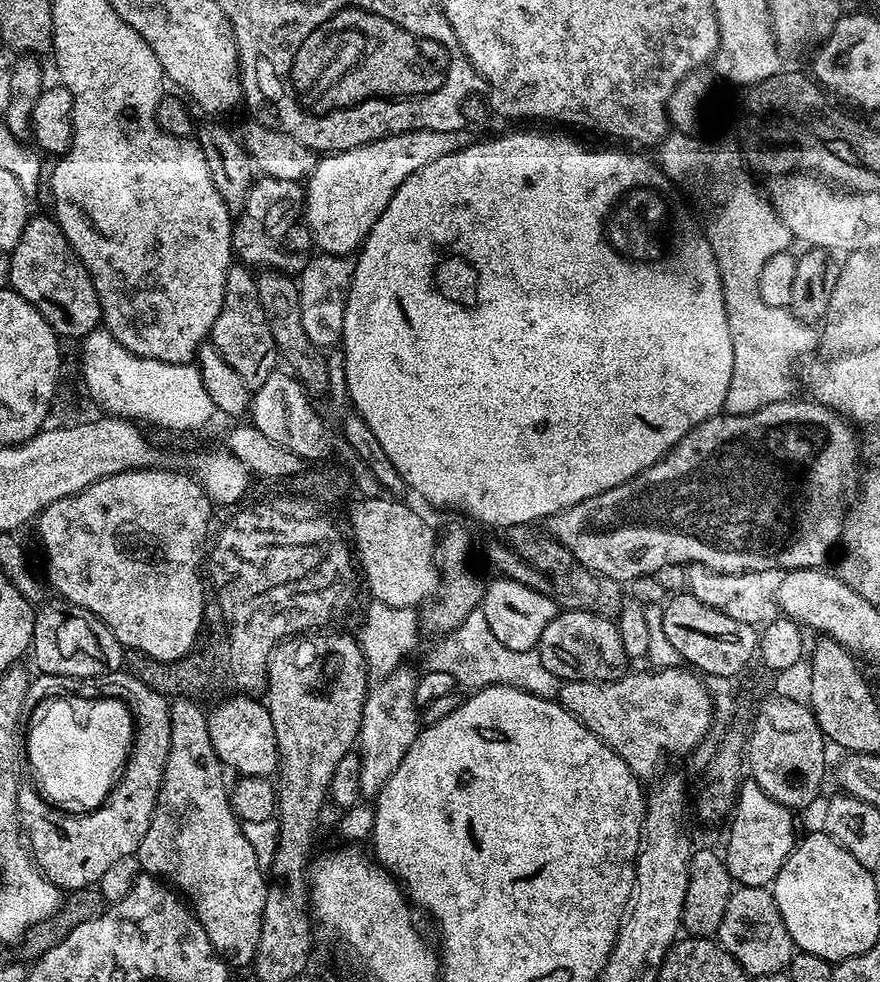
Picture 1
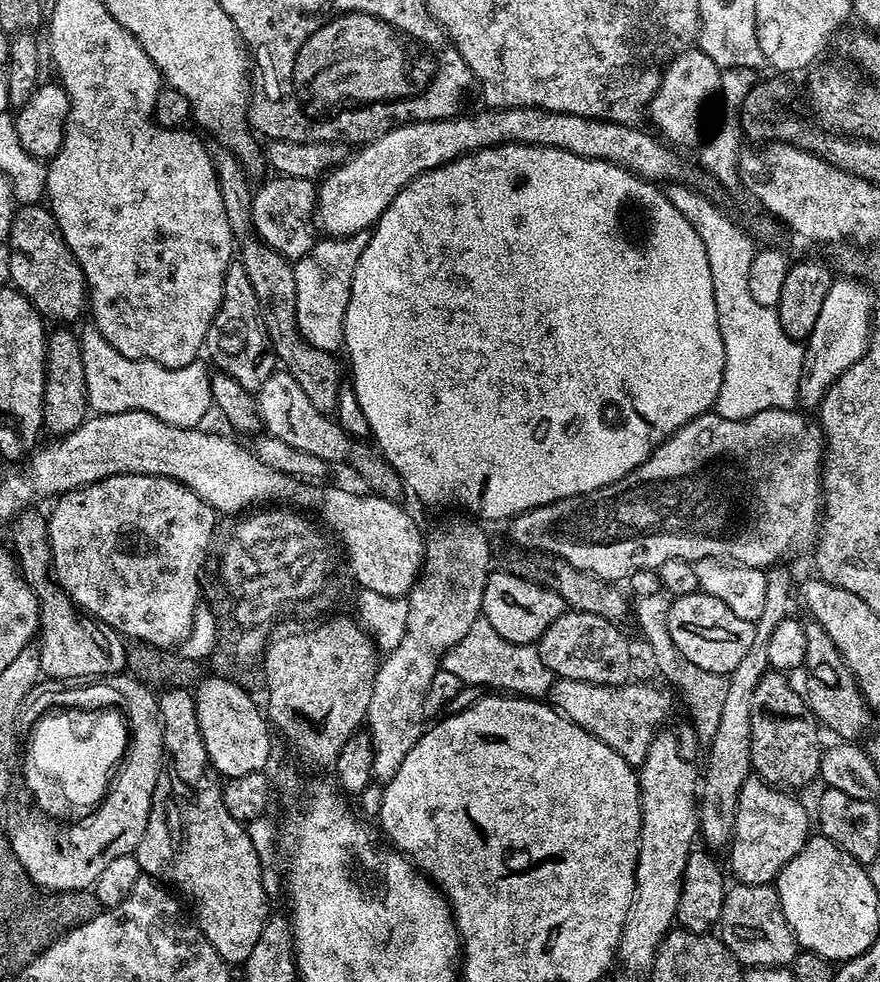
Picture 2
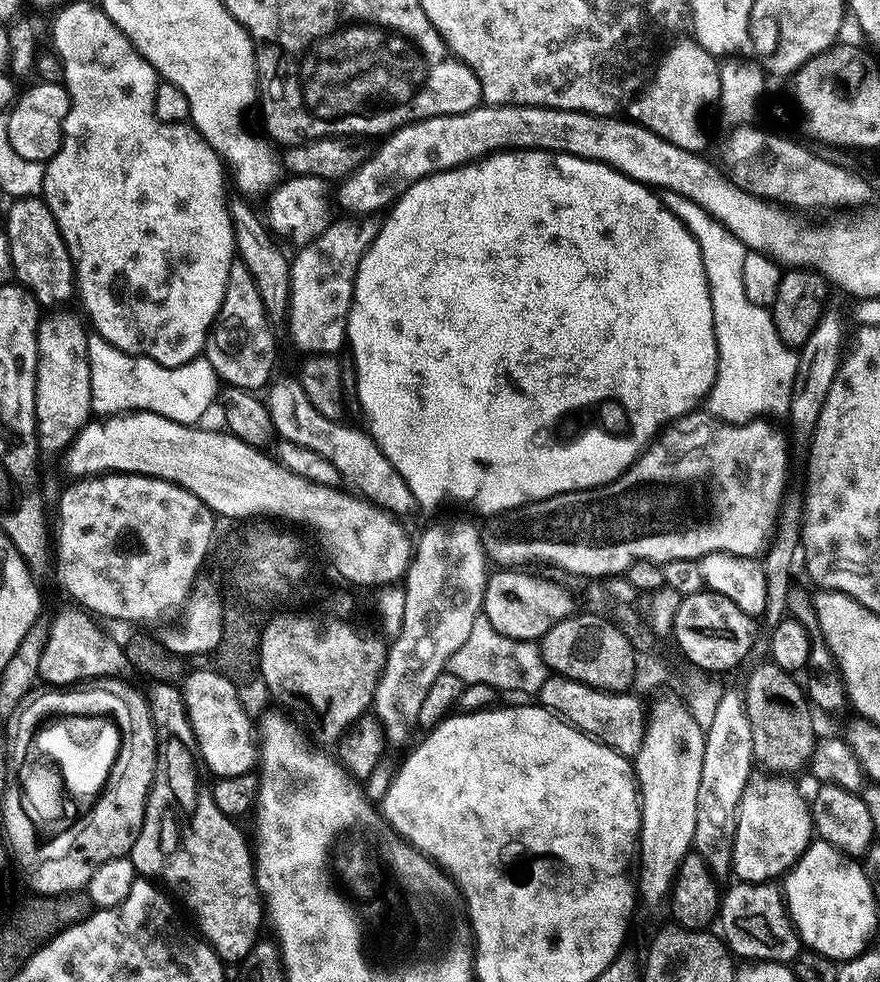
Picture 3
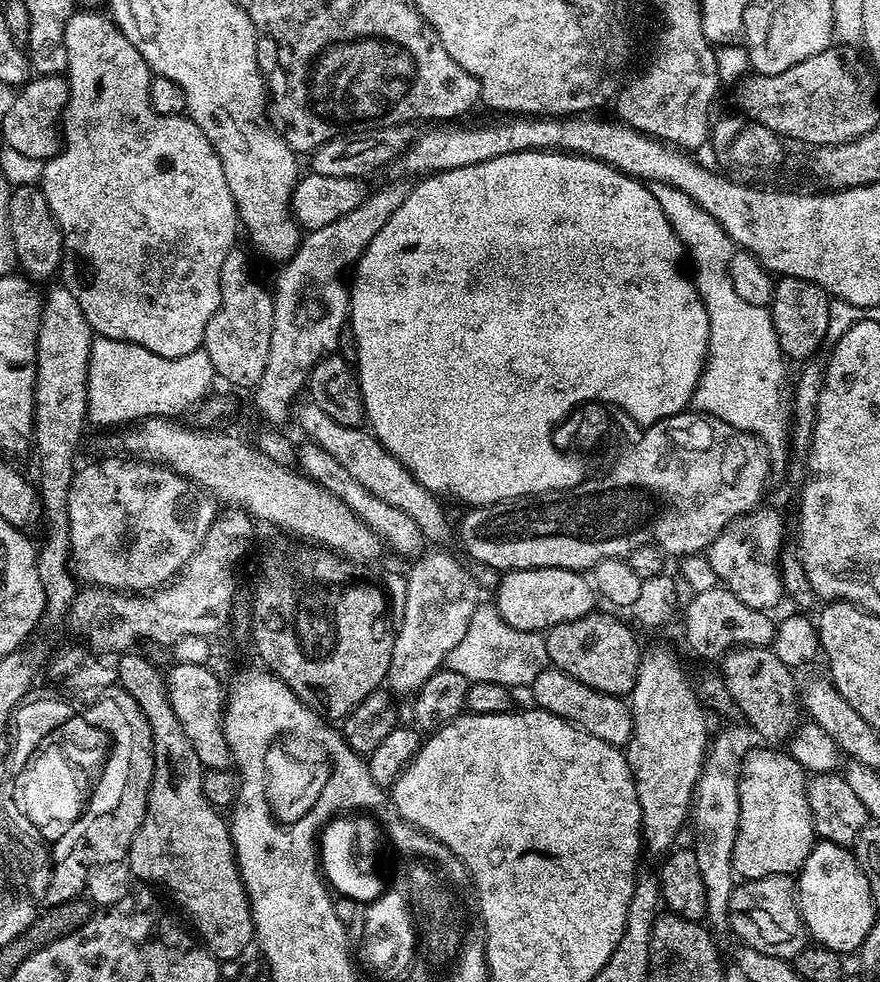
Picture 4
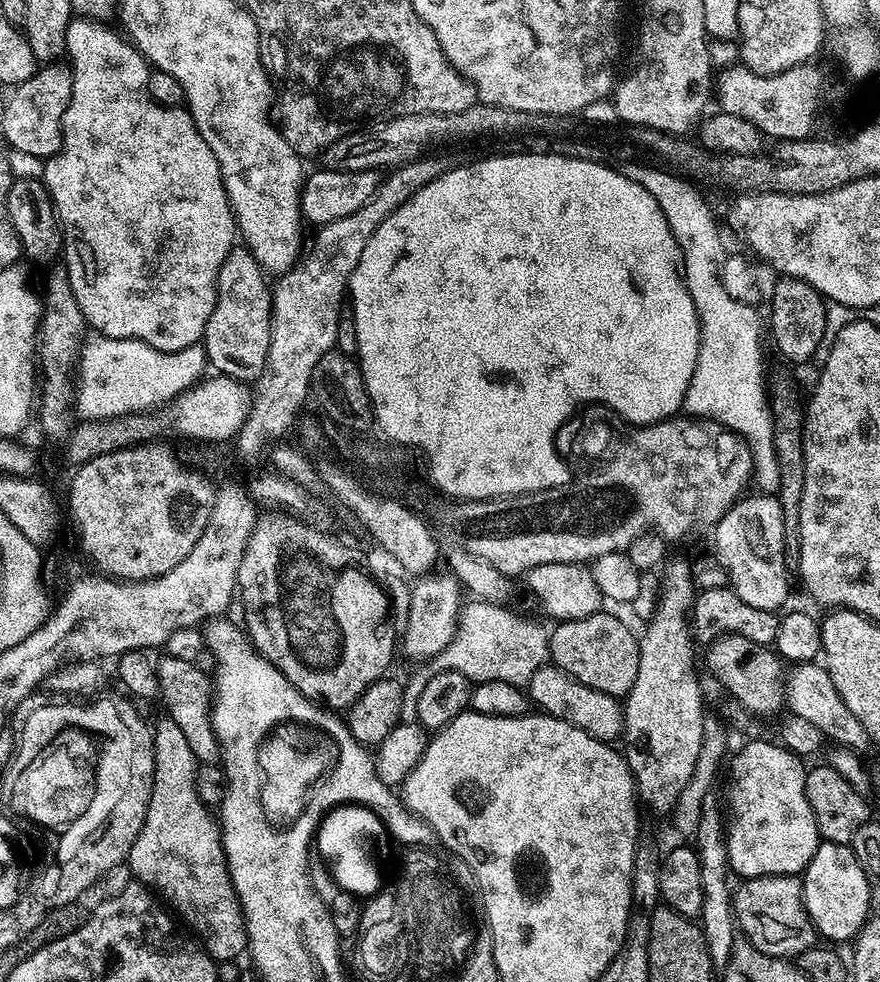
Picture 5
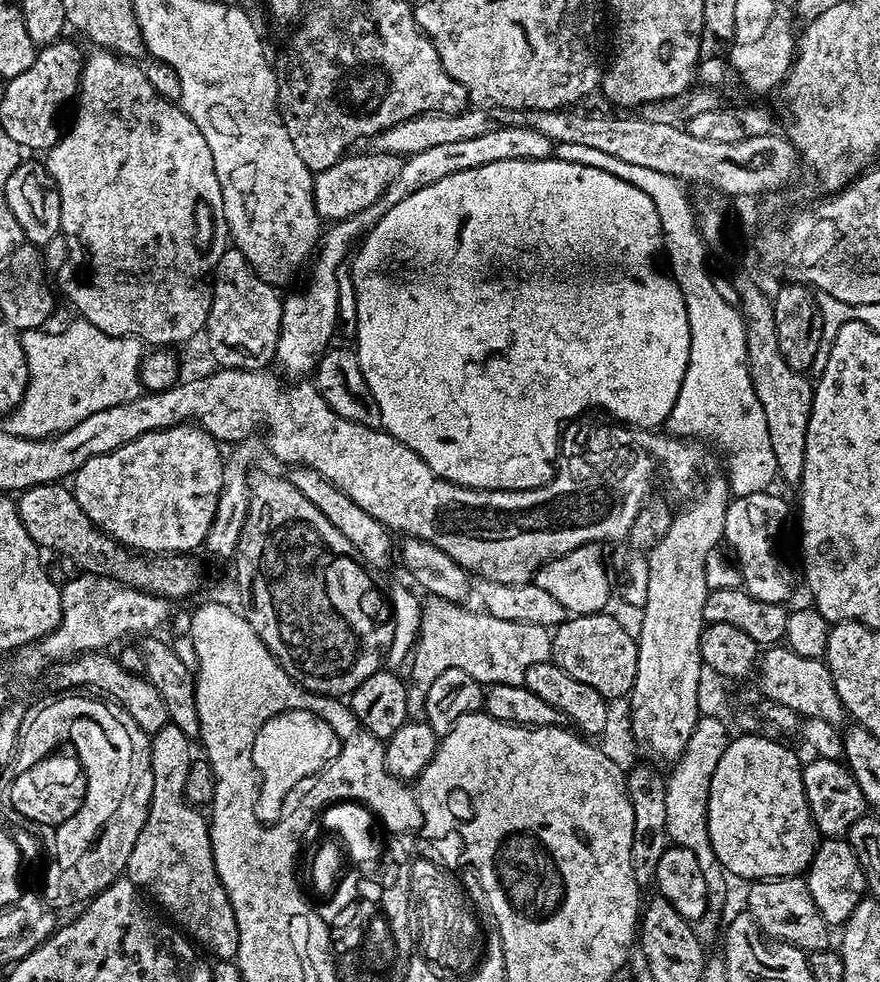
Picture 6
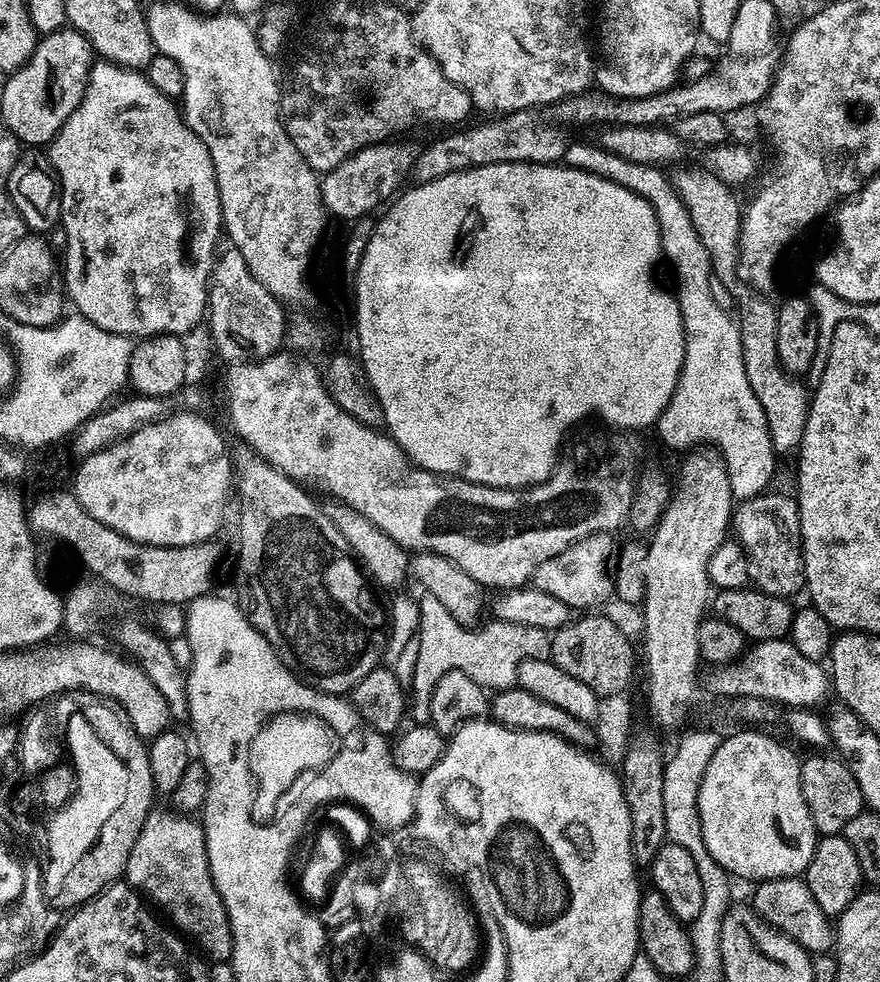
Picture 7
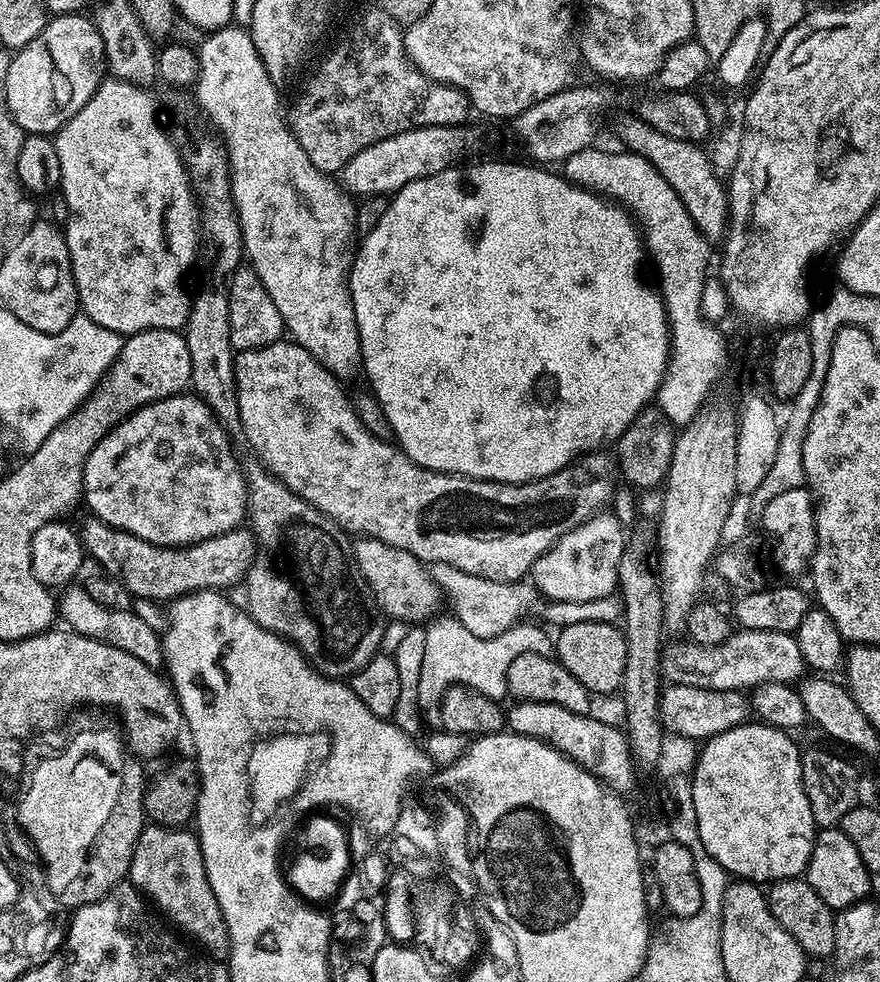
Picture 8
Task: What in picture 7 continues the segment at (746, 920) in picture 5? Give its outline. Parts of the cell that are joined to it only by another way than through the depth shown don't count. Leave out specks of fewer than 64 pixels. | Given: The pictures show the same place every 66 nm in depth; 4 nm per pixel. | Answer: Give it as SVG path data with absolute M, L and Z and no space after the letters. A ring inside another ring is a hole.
M787 876L781 880L761 880L755 888L756 893L750 897L750 903L768 925L801 944L809 954L828 954L833 951L833 921L822 910L822 906L814 902L814 894L810 894L803 879Z

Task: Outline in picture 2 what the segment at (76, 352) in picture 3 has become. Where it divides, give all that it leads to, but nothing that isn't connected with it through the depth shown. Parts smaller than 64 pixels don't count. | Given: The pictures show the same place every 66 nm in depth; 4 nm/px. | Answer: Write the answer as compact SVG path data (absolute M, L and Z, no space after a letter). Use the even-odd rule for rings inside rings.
M57 327L57 332L49 331L48 359L44 370L44 428L59 438L70 434L79 424L83 424L90 412L90 372L84 369L84 352L80 340L67 327Z

